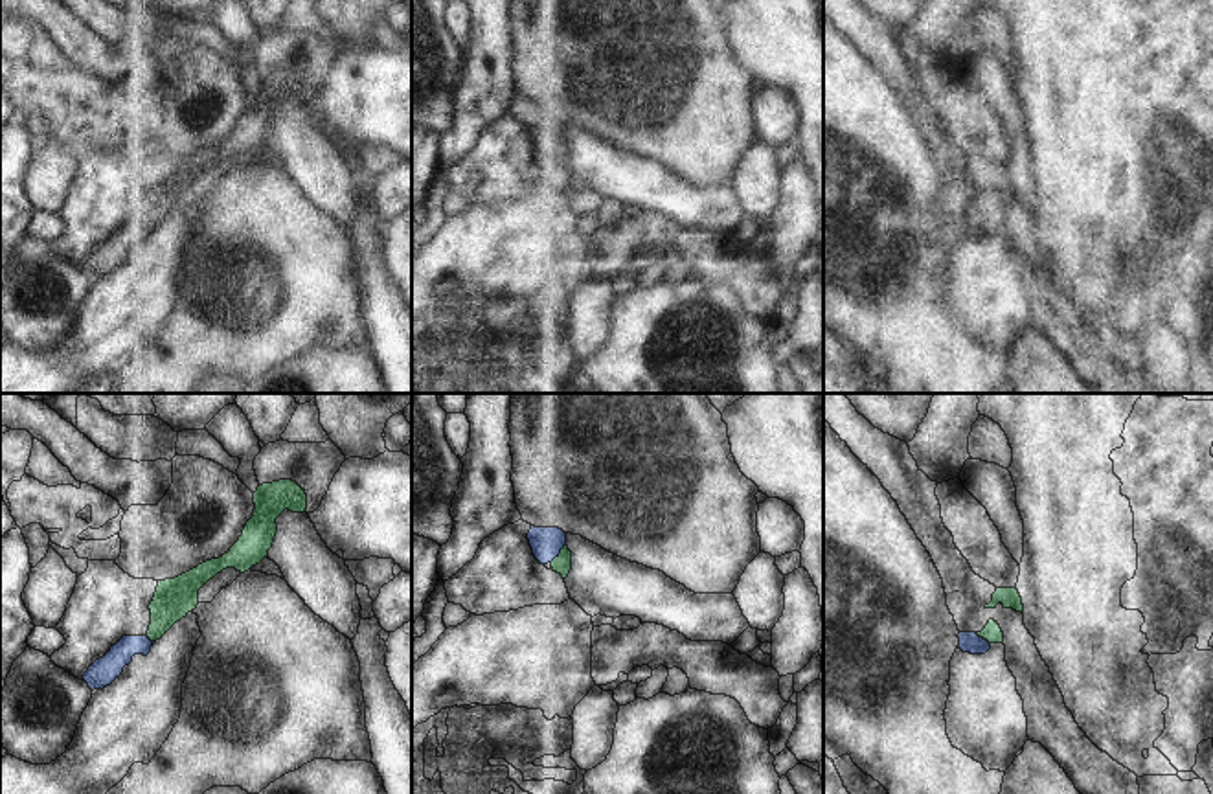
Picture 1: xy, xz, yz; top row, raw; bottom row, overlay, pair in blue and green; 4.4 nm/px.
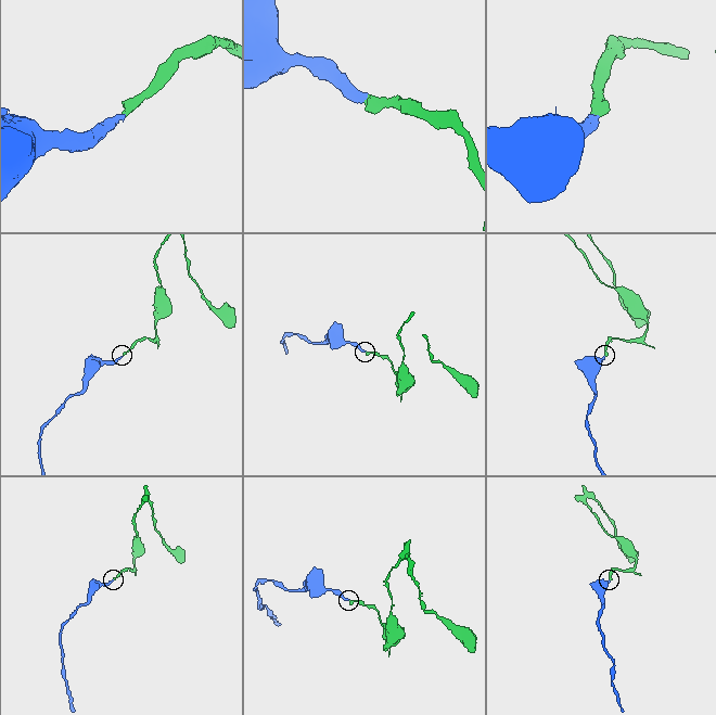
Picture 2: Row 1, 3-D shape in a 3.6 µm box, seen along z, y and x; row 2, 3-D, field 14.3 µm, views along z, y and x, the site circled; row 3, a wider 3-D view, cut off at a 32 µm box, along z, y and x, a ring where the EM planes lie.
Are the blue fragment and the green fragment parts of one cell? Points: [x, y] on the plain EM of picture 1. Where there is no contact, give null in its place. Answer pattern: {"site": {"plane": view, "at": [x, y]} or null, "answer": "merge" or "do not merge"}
{"site": {"plane": "xz", "at": [559, 140]}, "answer": "merge"}

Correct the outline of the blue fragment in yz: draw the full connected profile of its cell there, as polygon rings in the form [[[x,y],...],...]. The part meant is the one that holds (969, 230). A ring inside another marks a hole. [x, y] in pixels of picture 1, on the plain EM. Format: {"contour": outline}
{"contour": [[[989,208],[981,221],[959,221],[959,237],[970,243],[985,243],[992,232],[1003,232],[1003,221],[994,208]]]}

